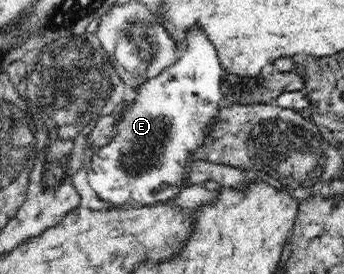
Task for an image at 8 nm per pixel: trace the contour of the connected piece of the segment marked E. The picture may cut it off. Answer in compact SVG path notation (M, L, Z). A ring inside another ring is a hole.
M191 24L190 27L187 27L182 41L184 41L185 49L179 52L177 61L172 66L169 66L168 69L165 69L161 75L157 75L157 77L145 82L137 91L135 91L135 93L137 93L135 99L124 105L124 112L116 123L115 135L107 145L100 147L96 153L92 155L91 161L89 161L87 167L85 167L86 181L89 182L89 186L91 186L93 191L97 193L99 199L111 203L115 208L140 208L143 206L150 206L151 204L161 202L162 200L179 197L179 193L181 193L182 189L187 186L183 181L189 177L189 161L196 160L193 158L193 154L191 154L190 151L194 150L202 143L206 128L213 123L213 119L217 117L217 113L219 113L219 109L223 104L221 99L223 99L223 85L226 79L225 71L223 70L219 56L217 56L215 47L209 43L209 39L207 39L207 35L205 35L200 24Z

